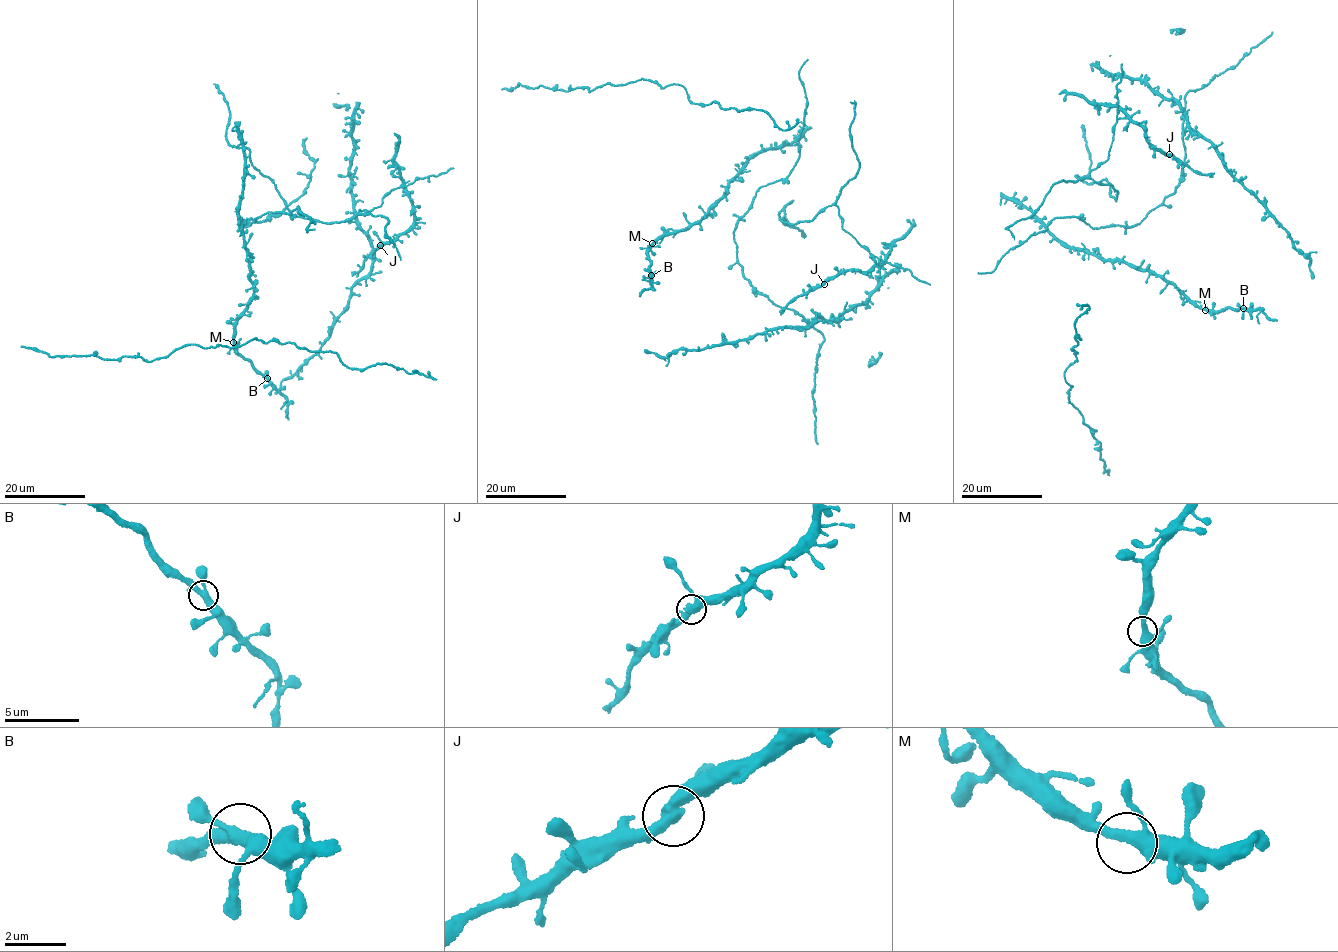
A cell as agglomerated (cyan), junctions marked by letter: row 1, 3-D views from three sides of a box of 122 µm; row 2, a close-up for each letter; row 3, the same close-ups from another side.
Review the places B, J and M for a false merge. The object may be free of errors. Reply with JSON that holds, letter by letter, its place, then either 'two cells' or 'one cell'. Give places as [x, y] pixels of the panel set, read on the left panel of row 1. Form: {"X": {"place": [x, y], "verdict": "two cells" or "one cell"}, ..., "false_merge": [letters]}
{"B": {"place": [267, 378], "verdict": "one cell"}, "J": {"place": [380, 245], "verdict": "one cell"}, "M": {"place": [233, 342], "verdict": "one cell"}, "false_merge": []}

